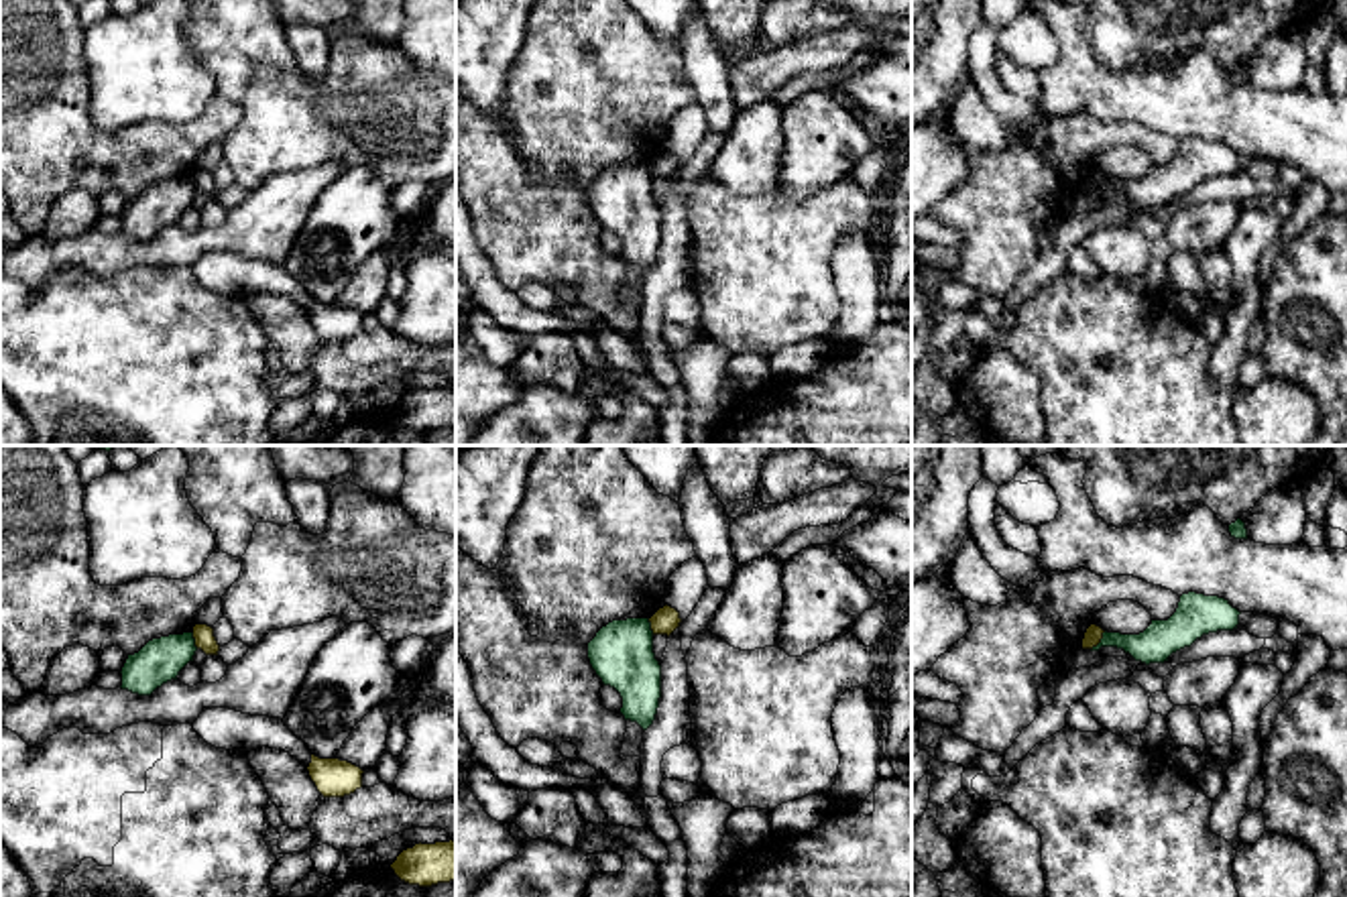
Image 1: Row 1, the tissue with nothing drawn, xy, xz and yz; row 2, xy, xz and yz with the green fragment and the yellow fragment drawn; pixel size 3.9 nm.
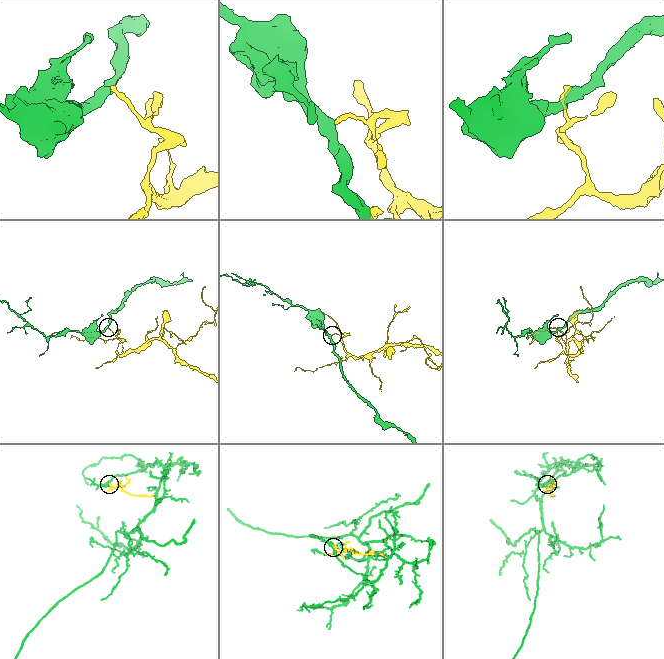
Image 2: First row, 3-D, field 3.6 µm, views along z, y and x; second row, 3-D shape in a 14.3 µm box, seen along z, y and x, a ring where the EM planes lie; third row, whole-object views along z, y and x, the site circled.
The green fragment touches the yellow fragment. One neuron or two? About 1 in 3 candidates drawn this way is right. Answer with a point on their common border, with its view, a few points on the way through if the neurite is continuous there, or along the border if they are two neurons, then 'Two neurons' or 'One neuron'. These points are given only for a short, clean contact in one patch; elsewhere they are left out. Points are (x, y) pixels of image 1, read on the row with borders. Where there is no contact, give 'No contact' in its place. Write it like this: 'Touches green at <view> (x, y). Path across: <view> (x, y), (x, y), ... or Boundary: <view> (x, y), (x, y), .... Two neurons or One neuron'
Touches green at yz (1101, 641). Boundary: yz (1105, 631), (1091, 649). Two neurons

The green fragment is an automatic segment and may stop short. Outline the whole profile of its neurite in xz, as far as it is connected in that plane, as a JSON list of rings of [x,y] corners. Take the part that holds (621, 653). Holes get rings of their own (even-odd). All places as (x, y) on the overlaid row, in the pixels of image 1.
[[[649,618],[608,622],[588,643],[588,659],[602,683],[621,694],[625,720],[647,730],[661,698],[661,665]]]

